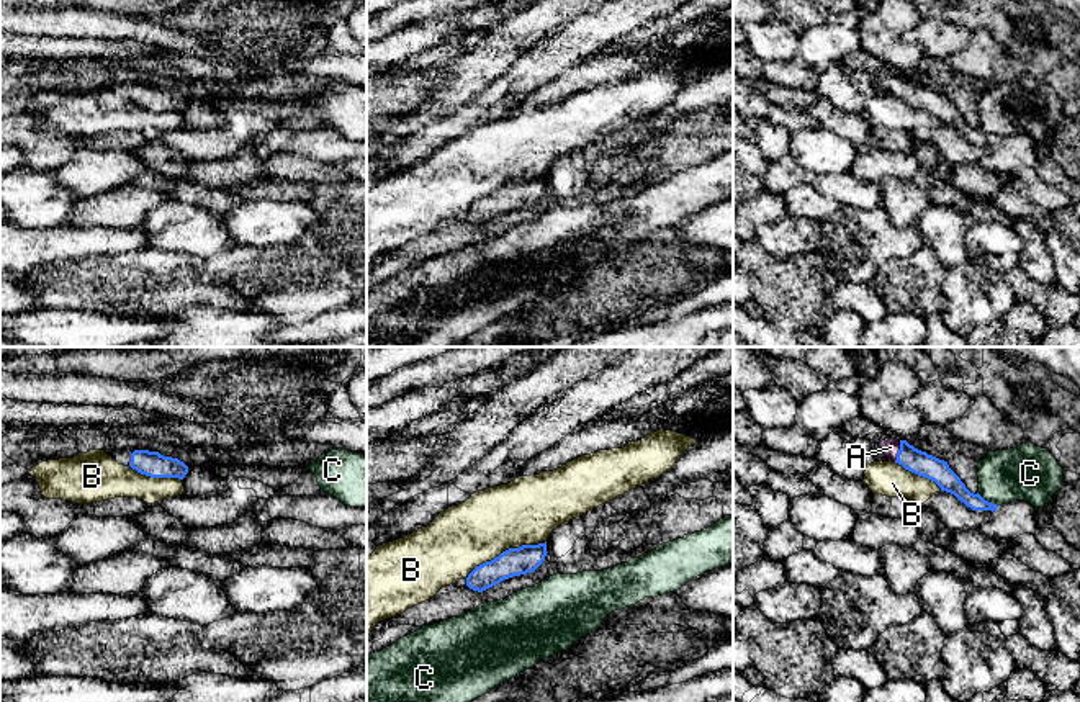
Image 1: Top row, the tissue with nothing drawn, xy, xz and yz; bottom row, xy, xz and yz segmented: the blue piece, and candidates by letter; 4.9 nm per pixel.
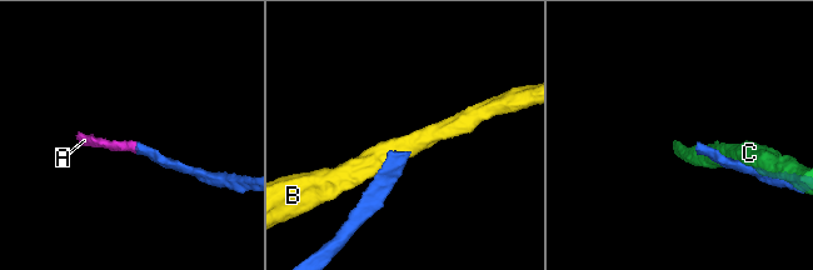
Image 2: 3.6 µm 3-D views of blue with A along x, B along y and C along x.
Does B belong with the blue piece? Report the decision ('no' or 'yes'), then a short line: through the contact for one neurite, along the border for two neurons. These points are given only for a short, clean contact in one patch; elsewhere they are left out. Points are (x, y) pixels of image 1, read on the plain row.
no

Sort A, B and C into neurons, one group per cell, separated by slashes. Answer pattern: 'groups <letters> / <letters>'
groups A / B / C

